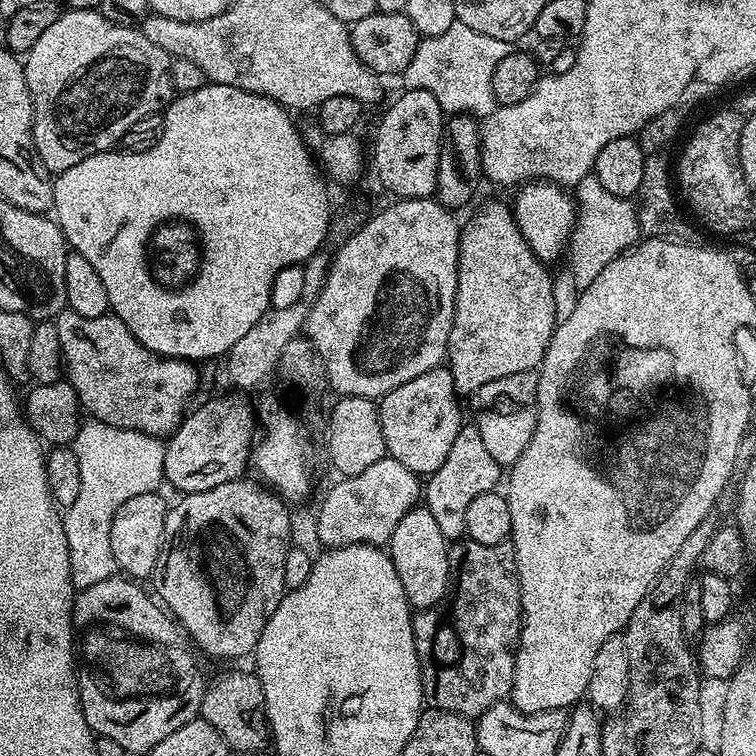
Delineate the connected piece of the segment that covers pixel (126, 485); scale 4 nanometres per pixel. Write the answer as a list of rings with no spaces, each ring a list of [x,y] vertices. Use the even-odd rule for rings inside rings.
[[[88,418],[81,423],[78,434],[73,438],[70,446],[78,458],[82,487],[74,506],[63,509],[62,512],[66,530],[66,546],[70,550],[73,589],[89,588],[94,586],[94,582],[102,582],[106,578],[117,575],[114,550],[110,550],[110,525],[114,523],[114,514],[118,514],[118,506],[124,505],[127,500],[134,498],[137,494],[155,492],[161,487],[159,484],[165,483],[164,445],[165,441],[161,437],[110,426],[101,420]]]

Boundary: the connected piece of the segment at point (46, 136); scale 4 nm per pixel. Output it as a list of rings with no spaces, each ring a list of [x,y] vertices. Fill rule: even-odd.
[[[82,7],[61,11],[58,19],[44,31],[42,38],[38,38],[38,42],[34,42],[34,46],[22,60],[26,86],[30,90],[30,98],[32,99],[32,137],[38,158],[46,166],[46,170],[53,174],[59,174],[70,170],[70,166],[78,166],[78,162],[82,162],[82,158],[90,158],[99,152],[115,149],[119,145],[120,139],[126,134],[126,130],[130,130],[130,126],[134,126],[134,122],[142,122],[142,118],[163,113],[174,99],[172,61],[173,58],[166,50],[154,46],[154,43],[150,42],[149,38],[144,37],[140,30],[132,26],[116,24],[114,21],[106,19],[99,10]]]

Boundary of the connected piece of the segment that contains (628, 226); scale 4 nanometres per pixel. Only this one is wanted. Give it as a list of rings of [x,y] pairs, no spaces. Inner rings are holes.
[[[594,174],[582,178],[582,182],[574,186],[574,227],[566,249],[566,261],[577,289],[590,286],[590,282],[594,282],[594,278],[614,262],[614,258],[637,243],[641,236],[636,205],[631,199],[610,194]]]

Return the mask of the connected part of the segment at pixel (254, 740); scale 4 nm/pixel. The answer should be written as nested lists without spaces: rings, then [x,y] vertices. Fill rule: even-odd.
[[[255,671],[228,672],[209,683],[204,690],[200,716],[227,742],[229,749],[236,752],[260,752],[270,744],[268,717],[264,714],[262,682]]]

